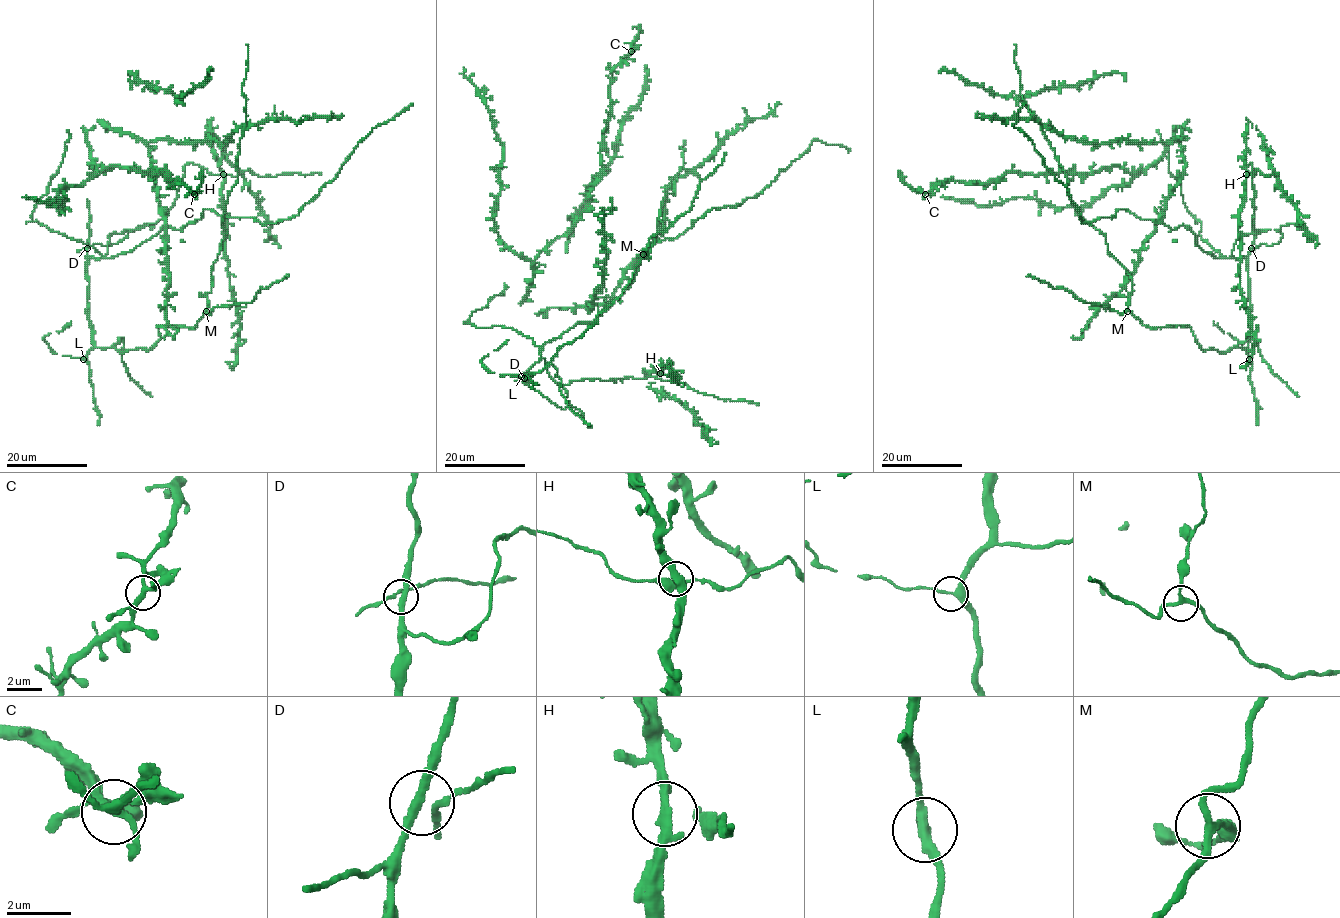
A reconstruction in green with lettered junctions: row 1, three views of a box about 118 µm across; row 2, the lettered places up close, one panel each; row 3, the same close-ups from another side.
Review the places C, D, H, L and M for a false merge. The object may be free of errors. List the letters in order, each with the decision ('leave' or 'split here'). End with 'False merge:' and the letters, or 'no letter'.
C: leave
D: leave
H: leave
L: leave
M: leave
False merge: no letter

